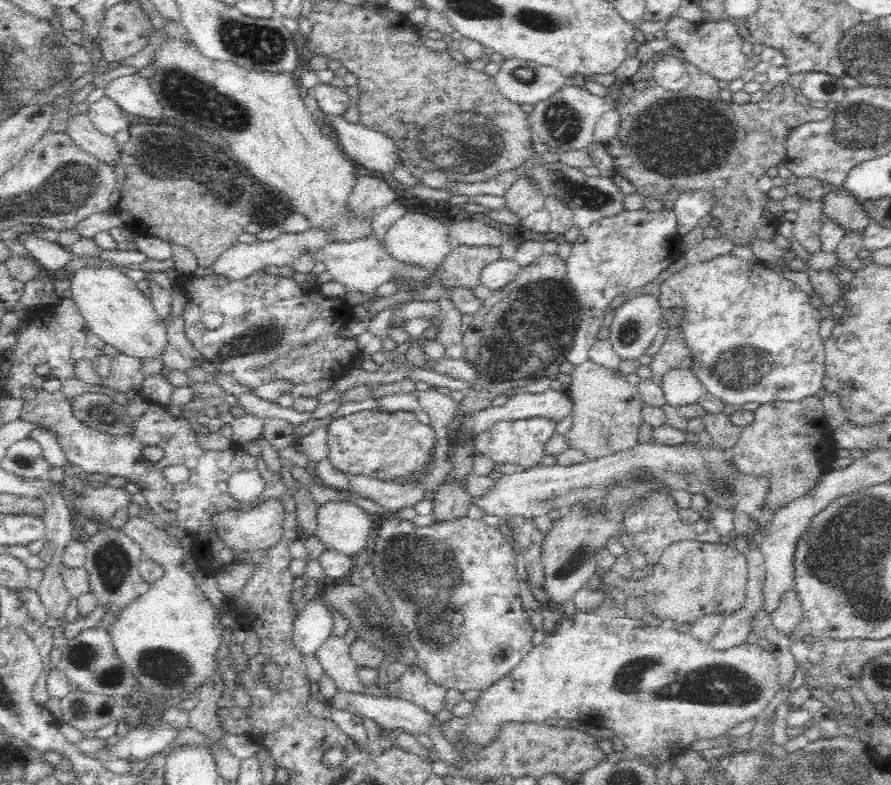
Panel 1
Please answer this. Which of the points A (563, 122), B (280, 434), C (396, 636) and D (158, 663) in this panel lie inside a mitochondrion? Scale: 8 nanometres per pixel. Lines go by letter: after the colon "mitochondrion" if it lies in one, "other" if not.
A: mitochondrion
B: other
C: mitochondrion
D: mitochondrion

